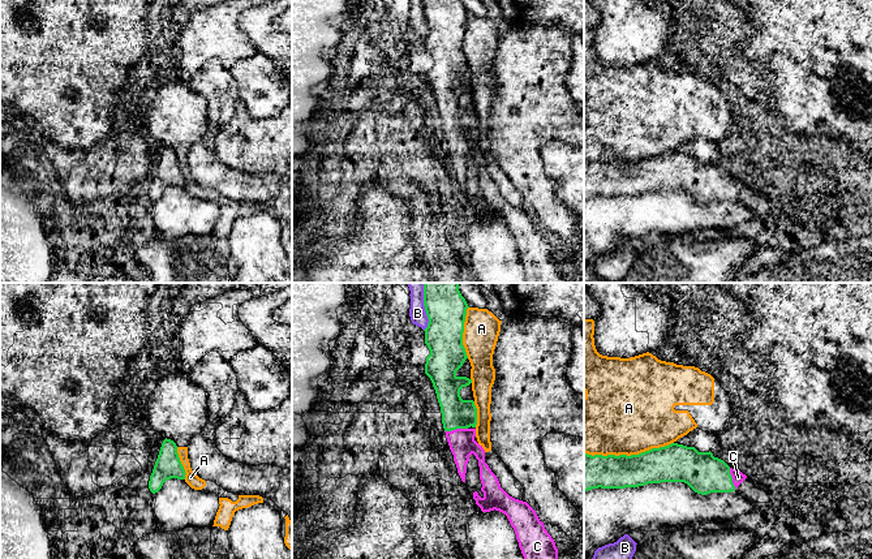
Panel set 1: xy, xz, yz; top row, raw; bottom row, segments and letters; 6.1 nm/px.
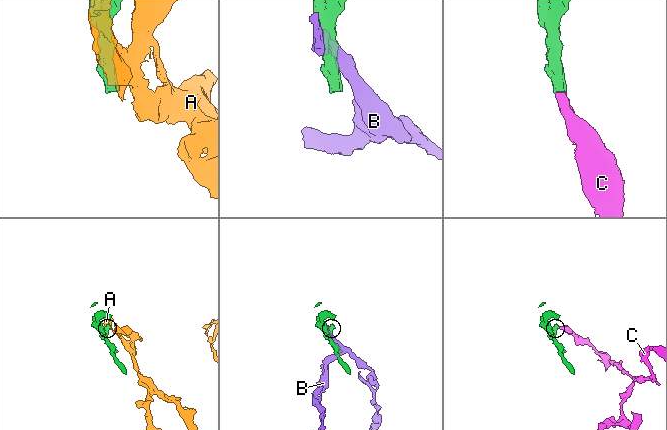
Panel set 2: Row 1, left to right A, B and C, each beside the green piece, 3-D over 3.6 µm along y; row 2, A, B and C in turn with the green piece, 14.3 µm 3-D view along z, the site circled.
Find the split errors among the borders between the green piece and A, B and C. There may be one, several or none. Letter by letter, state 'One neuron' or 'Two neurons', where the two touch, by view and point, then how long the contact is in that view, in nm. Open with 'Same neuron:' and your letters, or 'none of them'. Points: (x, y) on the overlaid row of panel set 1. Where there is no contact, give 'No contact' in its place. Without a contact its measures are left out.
Same neuron: C
A: Two neurons. Touches green at yz (628, 456). Shared border 550 nm
B: Two neurons. Touches green at xz (424, 305). Shared border 300 nm
C: One neuron. Touches green at xz (455, 429). Shared border 150 nm

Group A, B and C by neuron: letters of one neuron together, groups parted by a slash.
A / B / C

